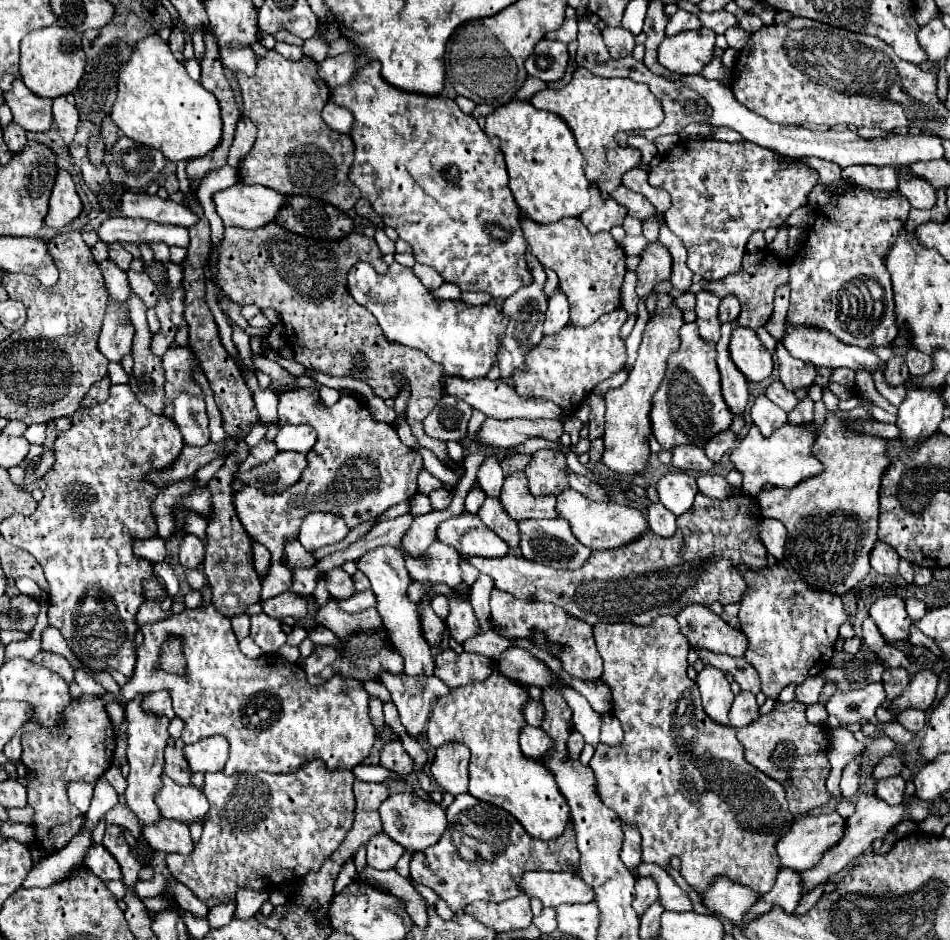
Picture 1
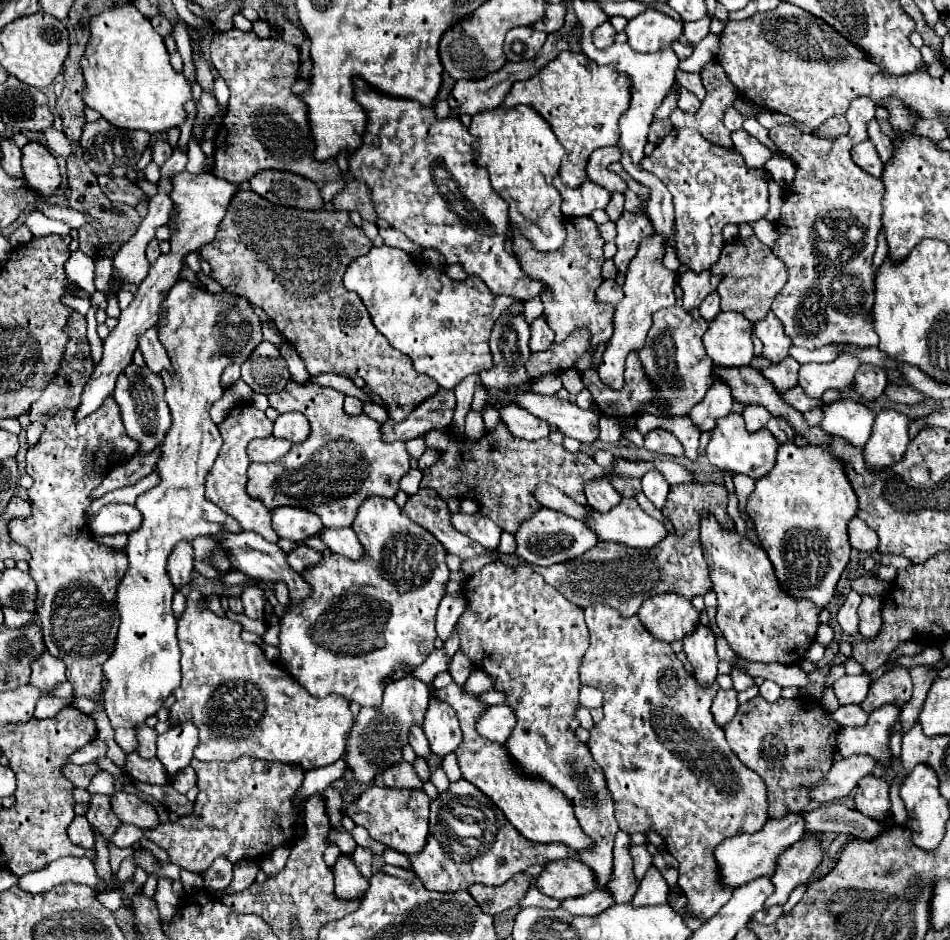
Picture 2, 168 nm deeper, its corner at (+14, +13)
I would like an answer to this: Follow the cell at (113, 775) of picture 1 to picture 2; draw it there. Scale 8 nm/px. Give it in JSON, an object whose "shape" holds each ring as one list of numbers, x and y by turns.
{"shape":[[68,763,64,767,64,775,74,783,74,787,80,787,80,789,86,789,88,783,92,781,92,777,96,773,100,773,102,769,96,765,96,763,88,763,88,765,74,765,74,763]]}

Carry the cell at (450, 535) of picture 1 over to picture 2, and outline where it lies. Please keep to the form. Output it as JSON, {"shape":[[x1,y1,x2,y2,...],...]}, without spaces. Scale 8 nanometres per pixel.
{"shape":[[456,511,450,515,450,523,452,527,456,527,456,531,468,535,472,541,480,543,486,549,496,549,500,543,502,529,486,515,466,515,462,511]]}

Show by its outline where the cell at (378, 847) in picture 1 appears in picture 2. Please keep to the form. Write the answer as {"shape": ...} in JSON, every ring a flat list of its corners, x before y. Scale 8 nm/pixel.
{"shape":[[356,847,354,855,352,855,356,867,360,869,360,873,370,879,372,877,372,849,370,847]]}

